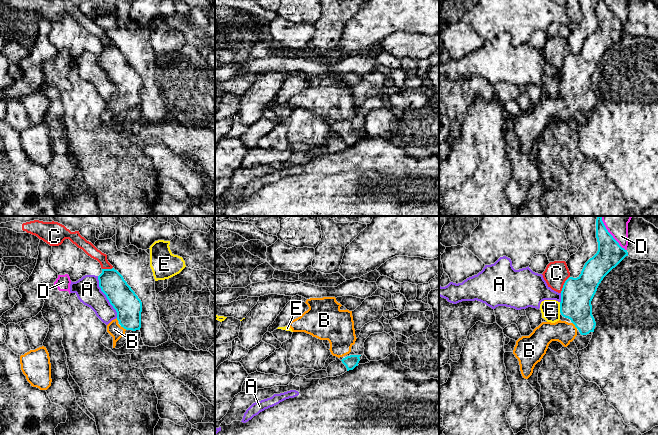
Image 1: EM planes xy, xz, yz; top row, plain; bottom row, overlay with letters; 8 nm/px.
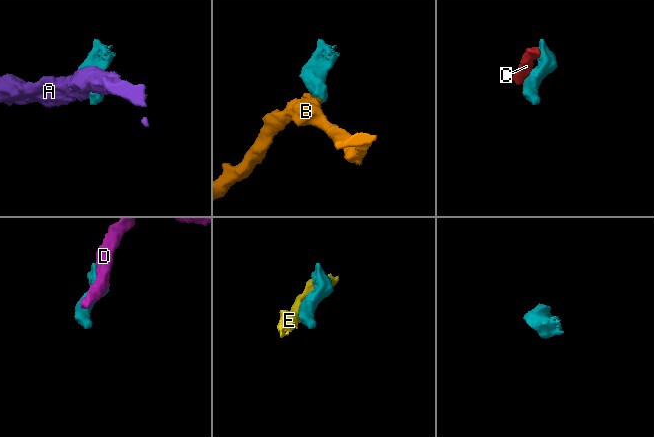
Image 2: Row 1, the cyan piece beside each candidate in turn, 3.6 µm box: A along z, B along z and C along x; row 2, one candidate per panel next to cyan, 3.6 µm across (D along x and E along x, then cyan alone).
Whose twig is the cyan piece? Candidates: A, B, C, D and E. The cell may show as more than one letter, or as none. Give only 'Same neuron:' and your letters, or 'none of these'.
Same neuron: B

